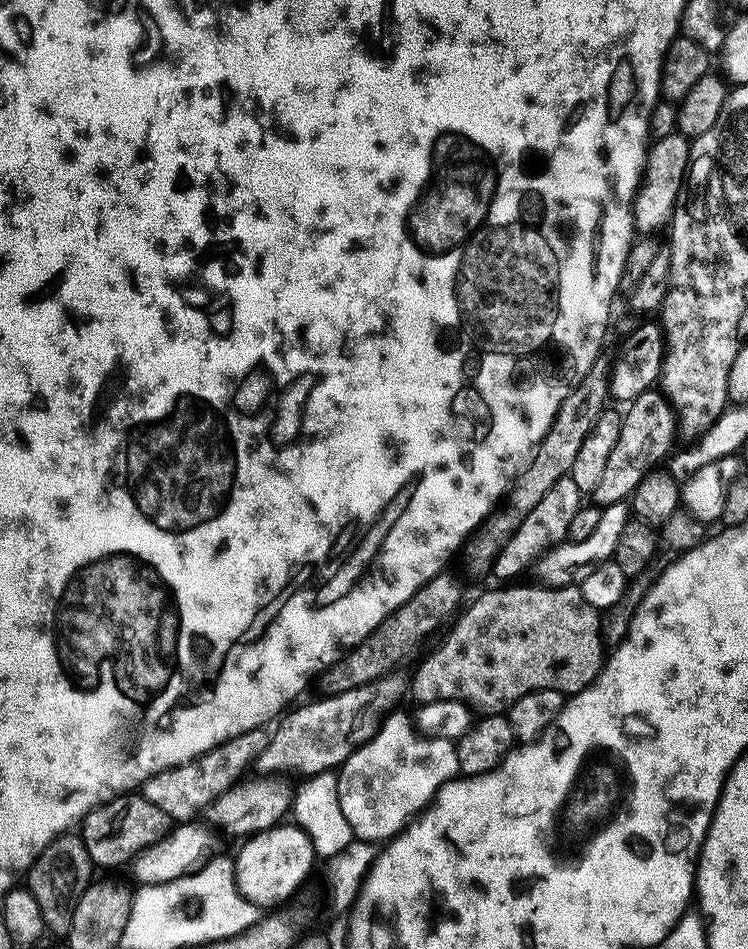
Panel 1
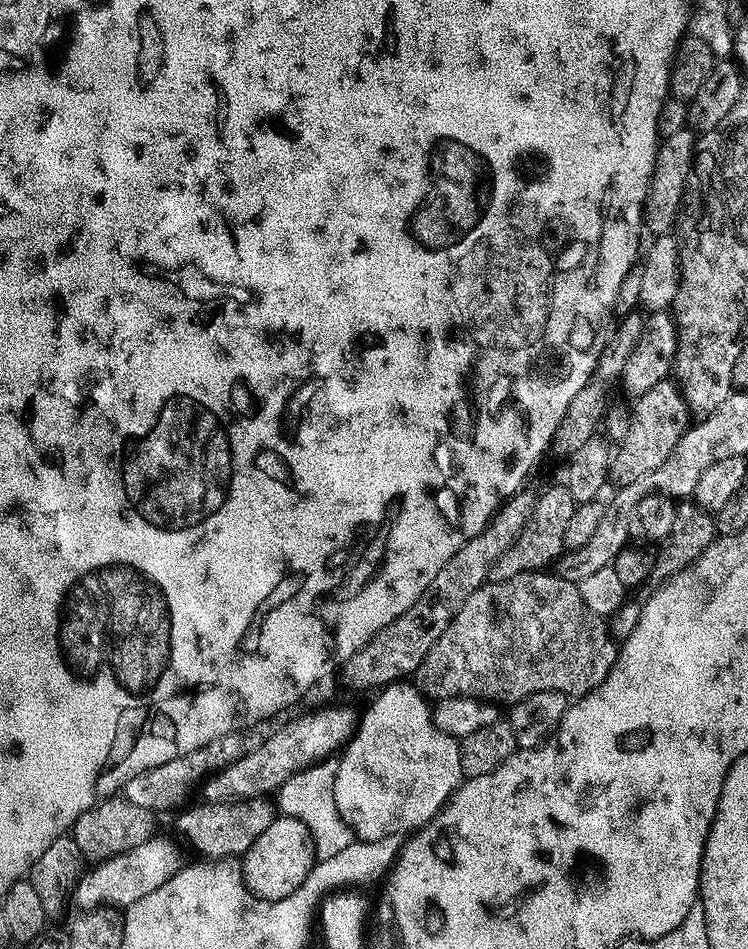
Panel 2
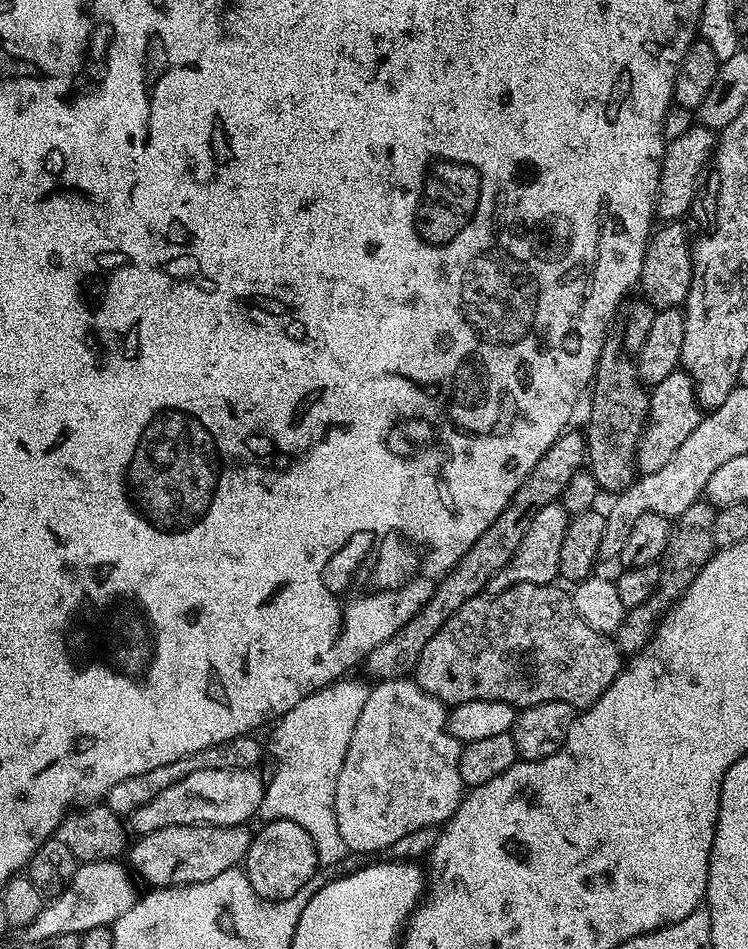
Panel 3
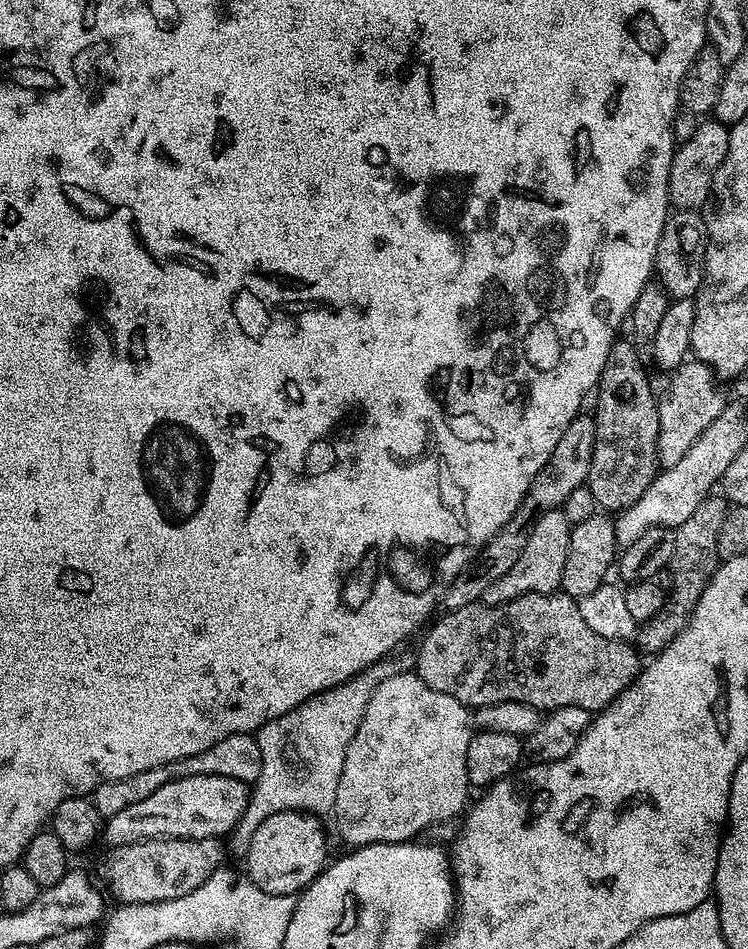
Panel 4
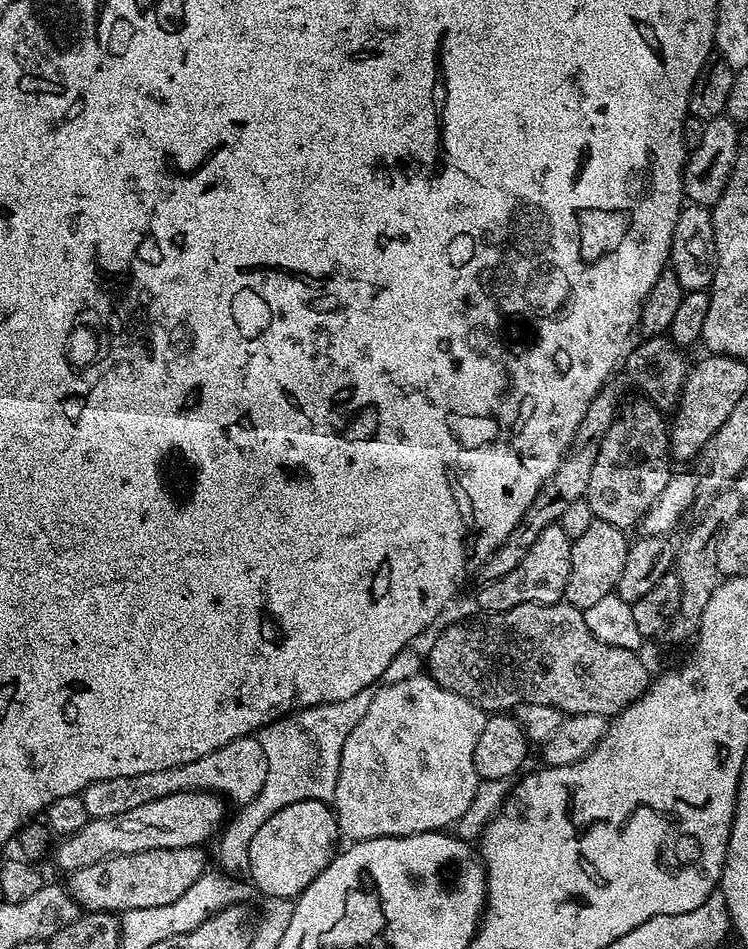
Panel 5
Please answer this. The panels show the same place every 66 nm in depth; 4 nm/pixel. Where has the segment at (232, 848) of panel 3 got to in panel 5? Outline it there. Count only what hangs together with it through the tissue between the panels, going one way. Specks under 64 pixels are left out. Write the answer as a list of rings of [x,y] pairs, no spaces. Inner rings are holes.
[[[203,847],[182,849],[150,849],[142,853],[111,856],[107,860],[73,871],[66,887],[84,912],[115,912],[150,910],[150,906],[166,906],[175,902],[204,875]]]

